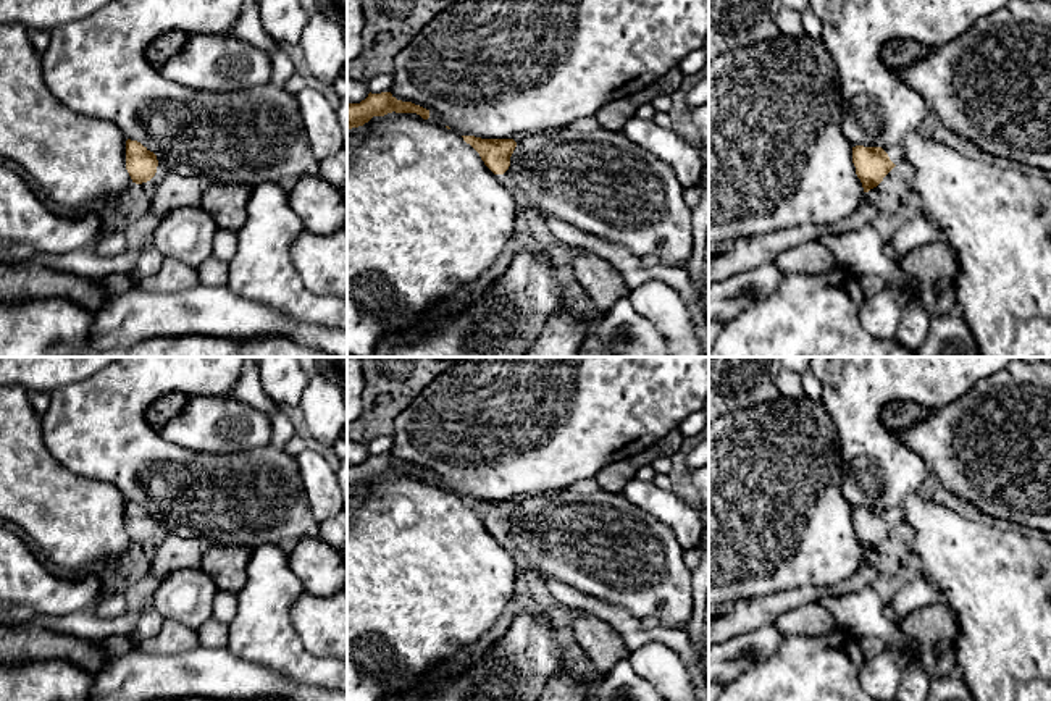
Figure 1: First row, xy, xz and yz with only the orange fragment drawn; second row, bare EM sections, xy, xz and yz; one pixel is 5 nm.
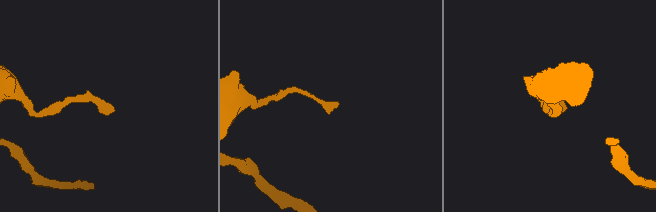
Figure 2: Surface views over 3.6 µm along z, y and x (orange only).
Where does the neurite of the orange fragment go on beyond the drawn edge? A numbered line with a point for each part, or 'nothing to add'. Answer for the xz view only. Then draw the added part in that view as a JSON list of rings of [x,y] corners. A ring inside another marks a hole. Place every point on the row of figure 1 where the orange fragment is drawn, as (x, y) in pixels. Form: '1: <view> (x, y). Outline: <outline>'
1: xz (628, 264). Outline: [[[510,166],[504,174],[494,176],[505,186],[518,207],[530,208],[547,221],[547,226],[557,237],[559,244],[576,246],[596,252],[612,267],[615,267],[623,275],[630,292],[654,278],[673,286],[685,297],[689,307],[691,320],[699,338],[702,354],[709,352],[709,318],[701,307],[693,281],[686,270],[672,268],[662,263],[655,265],[654,268],[643,268],[639,257],[630,252],[625,246],[610,244],[601,237],[583,233],[554,216],[546,216],[533,208],[528,199],[517,189],[510,174]]]

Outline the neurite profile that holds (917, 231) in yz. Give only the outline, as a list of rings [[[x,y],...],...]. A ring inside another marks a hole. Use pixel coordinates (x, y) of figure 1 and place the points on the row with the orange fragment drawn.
[[[920,213],[907,220],[891,237],[890,244],[896,252],[894,262],[901,265],[906,254],[917,247],[938,242],[940,239],[943,237],[938,226]]]

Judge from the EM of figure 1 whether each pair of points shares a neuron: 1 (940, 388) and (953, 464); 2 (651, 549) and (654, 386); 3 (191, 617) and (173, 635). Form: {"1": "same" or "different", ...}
{"1": "different", "2": "different", "3": "different"}

